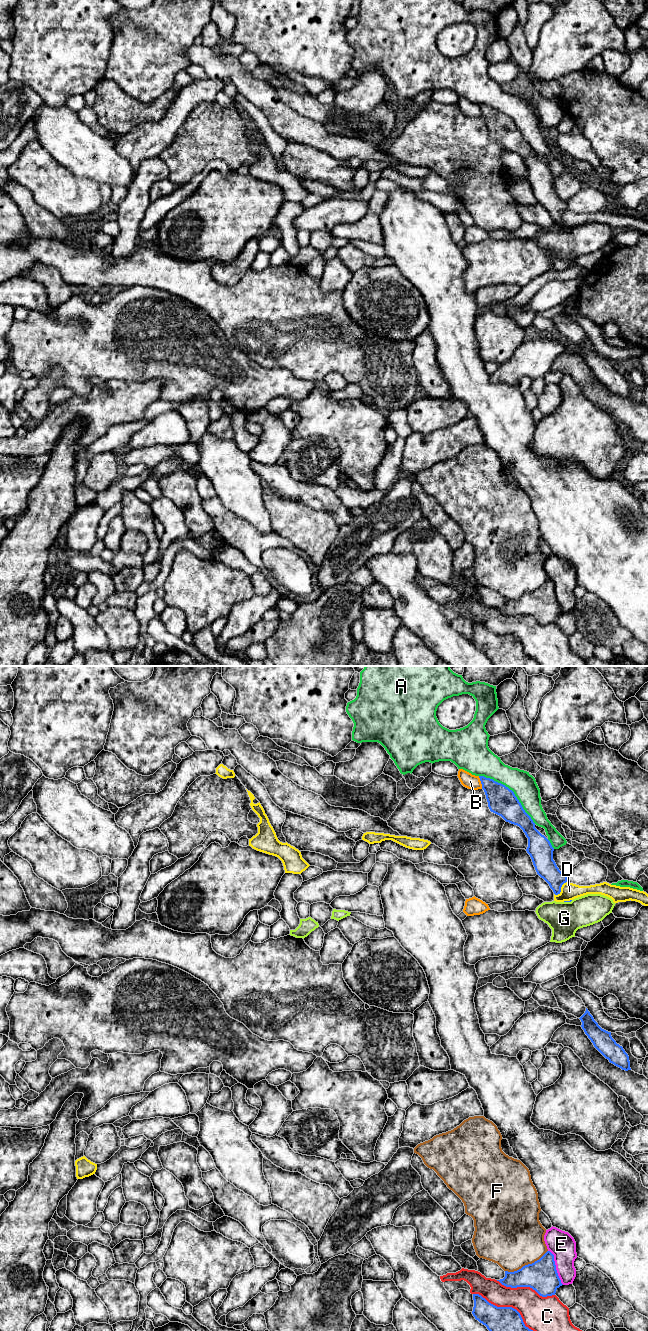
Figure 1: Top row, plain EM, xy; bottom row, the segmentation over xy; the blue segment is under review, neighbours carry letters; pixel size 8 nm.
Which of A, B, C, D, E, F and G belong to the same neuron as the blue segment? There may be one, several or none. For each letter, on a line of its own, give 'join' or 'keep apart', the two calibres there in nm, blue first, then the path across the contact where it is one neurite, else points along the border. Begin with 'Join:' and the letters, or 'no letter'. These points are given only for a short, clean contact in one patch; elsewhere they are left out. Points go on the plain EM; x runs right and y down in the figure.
Join: no letter
A: keep apart; 220 nm thick on the blue side, 200 nm on the other
B: keep apart; 220 nm thick on the blue side, 120 nm on the other
C: keep apart; 280 nm thick on the blue side, 280 nm on the other
D: keep apart; 170 nm thick on the blue side, 140 nm on the other
E: keep apart; 240 nm thick on the blue side, 220 nm on the other
F: keep apart; 240 nm thick on the blue side, 480 nm on the other
G: keep apart; 20 nm thick on the blue side, 280 nm on the other; border along xy (572, 228), (564, 230)

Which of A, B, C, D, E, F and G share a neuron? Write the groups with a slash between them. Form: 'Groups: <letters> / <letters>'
Groups: A / B / C / D / E / F / G

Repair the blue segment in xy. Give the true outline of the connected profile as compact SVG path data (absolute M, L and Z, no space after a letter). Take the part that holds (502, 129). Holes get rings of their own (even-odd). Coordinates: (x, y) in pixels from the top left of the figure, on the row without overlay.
M479 104L479 106L482 112L482 117L485 120L490 139L501 144L506 150L517 153L523 158L528 166L528 175L526 179L532 187L537 202L549 212L555 223L560 222L562 213L568 209L566 201L561 200L553 188L554 176L552 175L550 169L535 156L535 151L525 140L512 118L493 107L486 106L484 104Z

